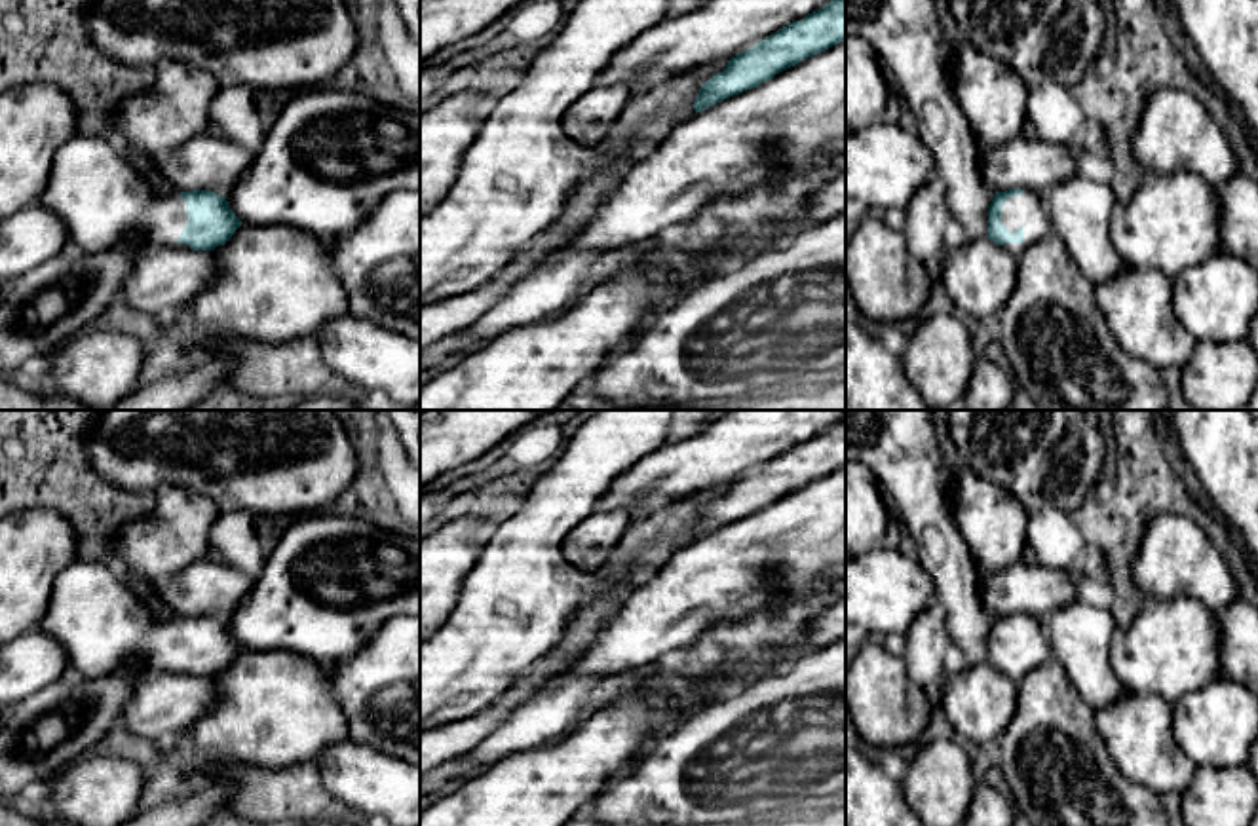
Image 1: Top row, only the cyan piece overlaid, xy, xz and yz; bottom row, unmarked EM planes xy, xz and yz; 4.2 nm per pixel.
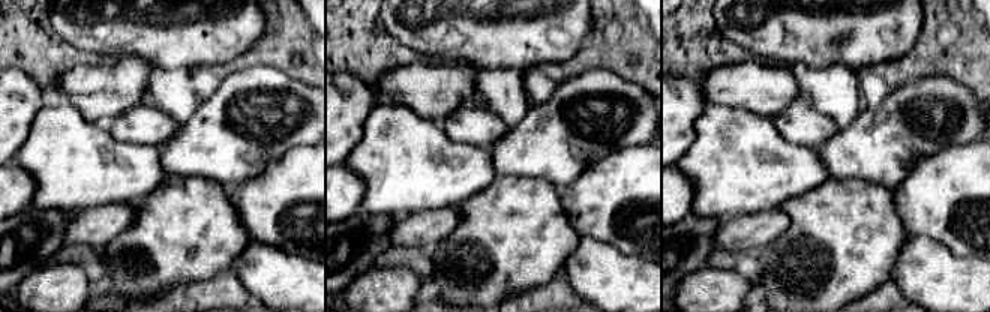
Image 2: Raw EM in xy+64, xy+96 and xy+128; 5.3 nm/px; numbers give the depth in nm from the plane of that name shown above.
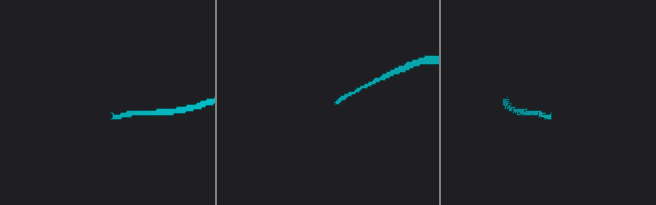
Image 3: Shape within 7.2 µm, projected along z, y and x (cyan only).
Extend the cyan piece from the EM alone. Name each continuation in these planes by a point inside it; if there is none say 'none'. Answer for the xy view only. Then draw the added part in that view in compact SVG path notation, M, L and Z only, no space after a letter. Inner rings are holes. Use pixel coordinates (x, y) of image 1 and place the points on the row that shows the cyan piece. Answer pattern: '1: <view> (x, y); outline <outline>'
1: xy (103, 202); outline M76 133L57 150L38 203L63 220L72 254L101 254L122 243L135 243L139 251L190 249L177 241L188 222L181 192L160 194L114 141L99 135Z

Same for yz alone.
1: yz (1025, 209); outline M1022 190L1020 196L1011 196L1003 203L1001 224L1015 234L1019 228L1024 232L1022 243L1003 243L1011 256L1020 256L1032 245L1053 234L1045 207L1041 205L1039 194Z

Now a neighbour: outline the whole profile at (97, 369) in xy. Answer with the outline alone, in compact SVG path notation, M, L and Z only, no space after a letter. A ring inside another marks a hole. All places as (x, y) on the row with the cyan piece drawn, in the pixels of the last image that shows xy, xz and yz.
M95 325L51 353L53 391L110 410L139 387L144 365L139 338Z

